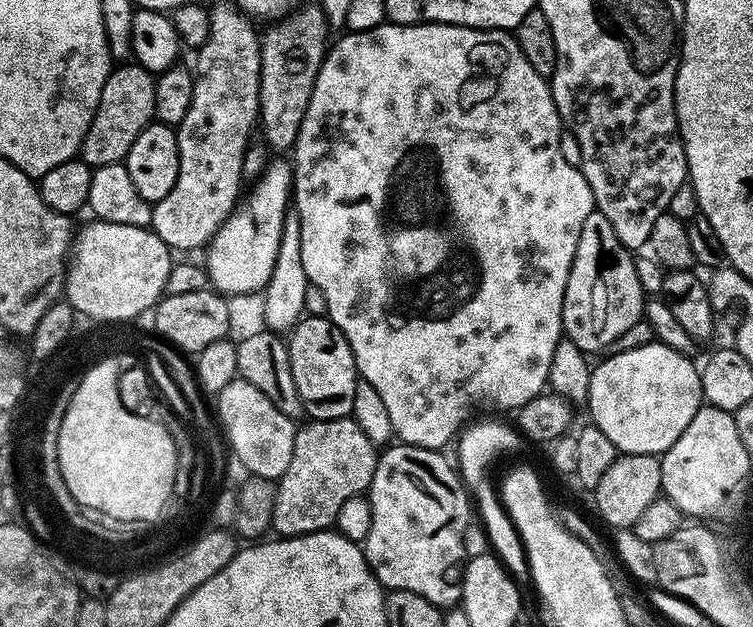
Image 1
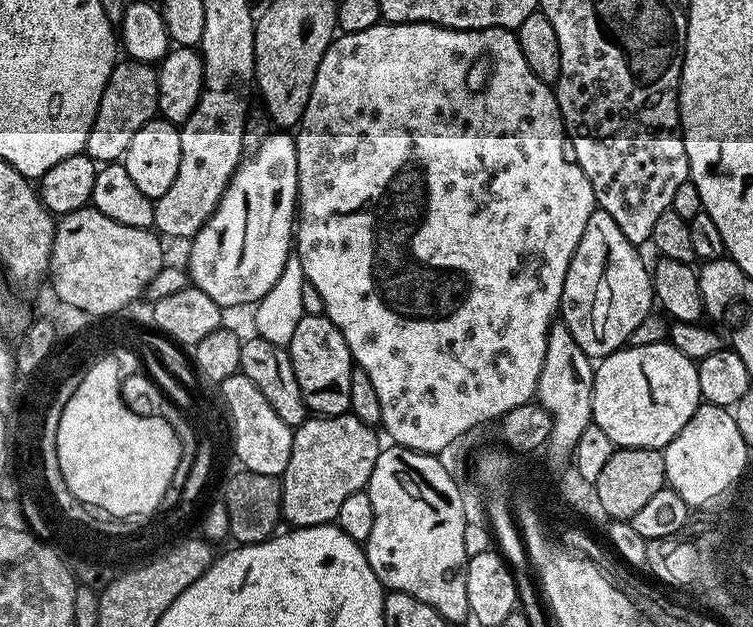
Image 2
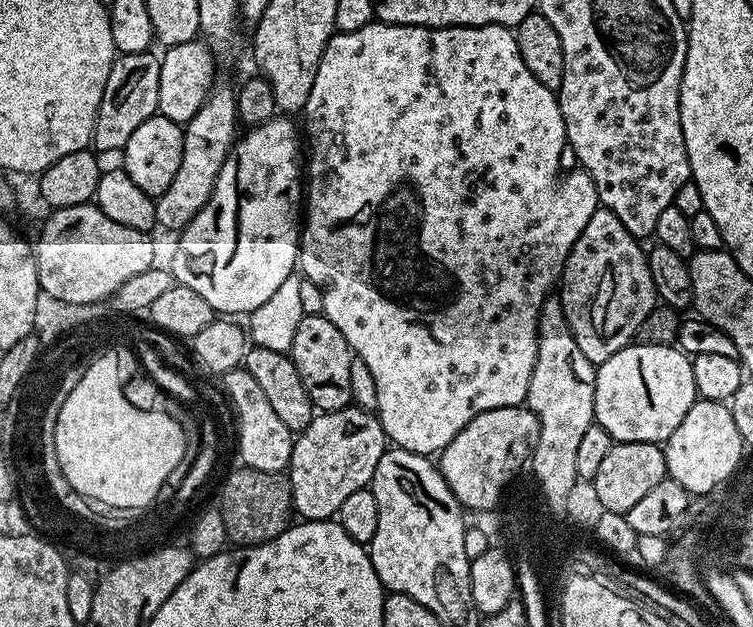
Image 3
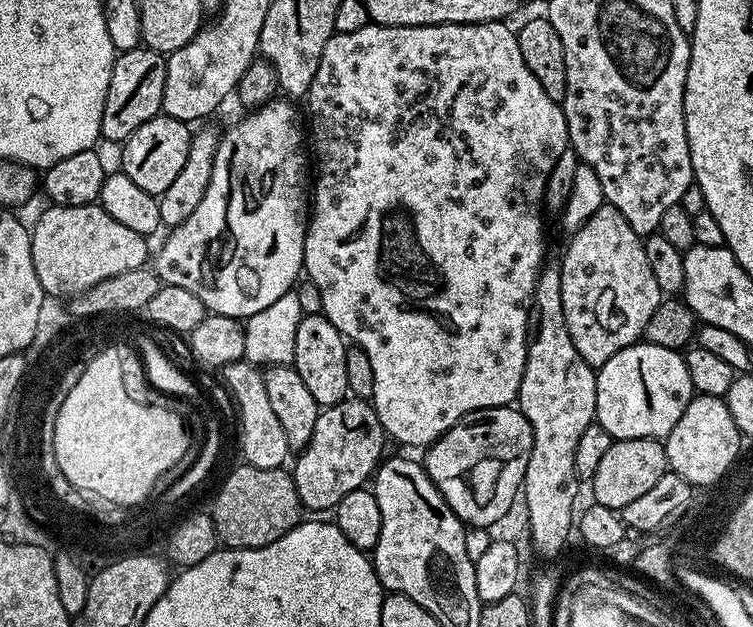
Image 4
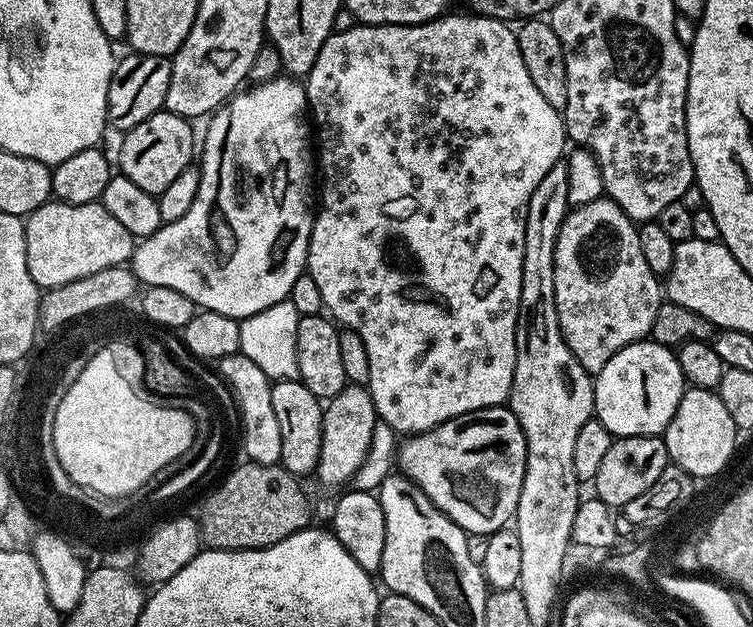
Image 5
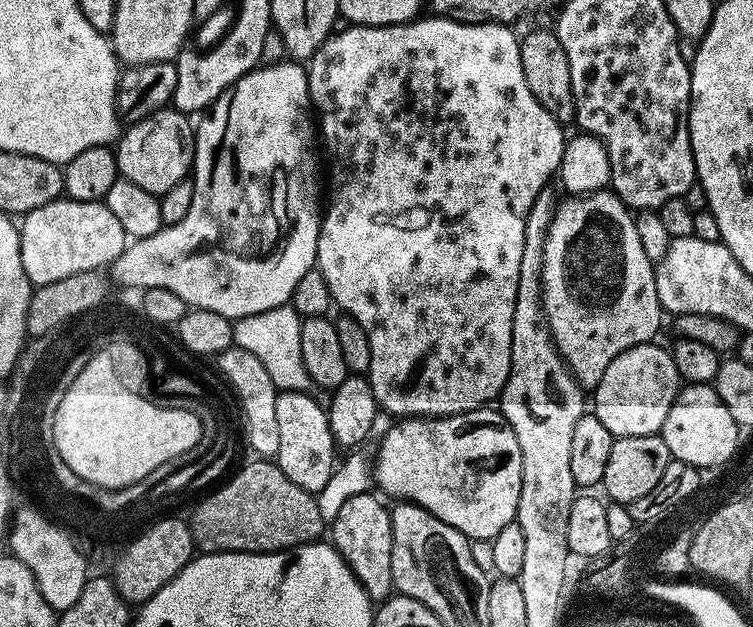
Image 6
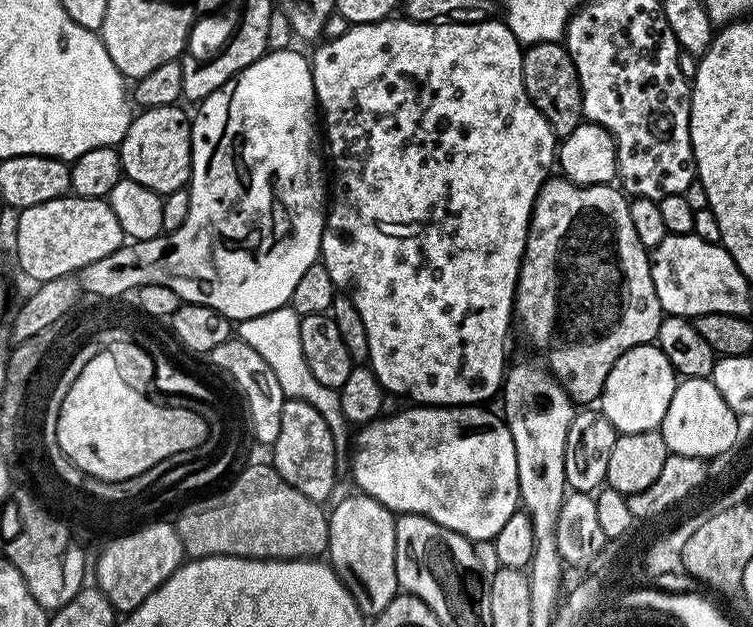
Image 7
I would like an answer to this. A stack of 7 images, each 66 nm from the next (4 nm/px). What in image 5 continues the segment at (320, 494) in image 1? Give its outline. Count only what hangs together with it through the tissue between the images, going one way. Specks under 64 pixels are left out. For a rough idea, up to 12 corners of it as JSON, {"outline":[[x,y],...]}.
{"outline":[[367,387],[327,401],[315,479],[347,485],[377,419]]}

